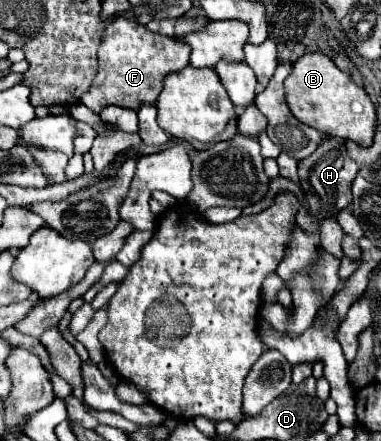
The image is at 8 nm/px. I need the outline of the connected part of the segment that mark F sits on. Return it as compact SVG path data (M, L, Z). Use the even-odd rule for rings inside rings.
M116 18L108 26L110 28L104 30L102 44L98 48L98 76L94 78L88 98L82 98L80 102L96 114L108 104L116 104L130 110L136 110L142 104L154 104L162 90L162 78L170 72L178 72L188 66L190 48L186 48L186 44L182 42L176 42L174 38L166 38L162 34L146 30L136 20Z

